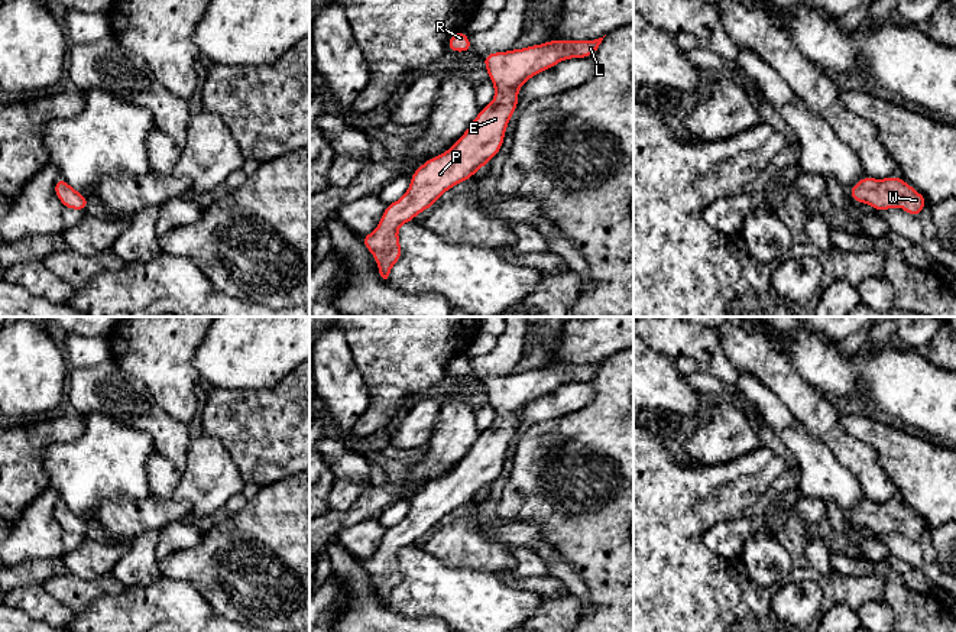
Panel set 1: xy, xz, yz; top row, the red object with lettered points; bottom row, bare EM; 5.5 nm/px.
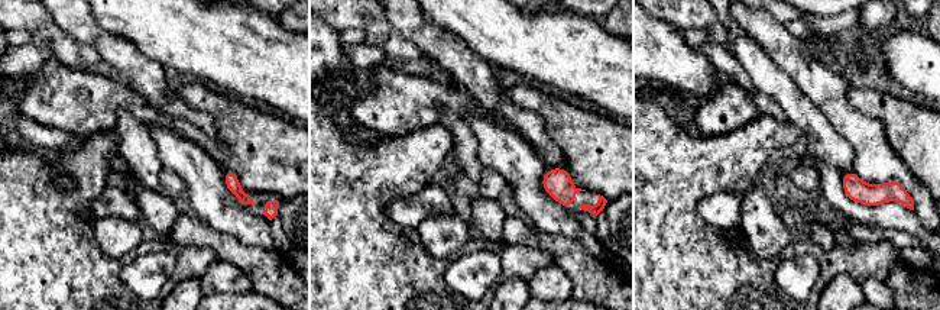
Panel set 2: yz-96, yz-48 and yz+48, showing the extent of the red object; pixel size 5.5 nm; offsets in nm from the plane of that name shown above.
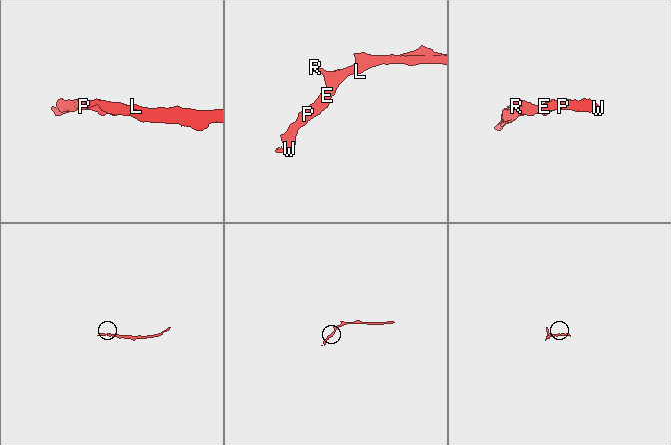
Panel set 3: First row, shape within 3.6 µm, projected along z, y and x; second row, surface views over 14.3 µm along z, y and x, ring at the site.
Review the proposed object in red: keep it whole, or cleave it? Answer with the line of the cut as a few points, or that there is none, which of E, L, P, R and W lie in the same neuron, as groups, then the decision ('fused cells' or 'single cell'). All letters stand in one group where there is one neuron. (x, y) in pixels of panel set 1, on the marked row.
cut none; groups E L P R W; single cell

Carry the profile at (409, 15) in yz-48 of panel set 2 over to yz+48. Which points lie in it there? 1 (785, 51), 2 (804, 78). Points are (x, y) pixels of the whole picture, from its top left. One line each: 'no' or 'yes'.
1: yes
2: yes

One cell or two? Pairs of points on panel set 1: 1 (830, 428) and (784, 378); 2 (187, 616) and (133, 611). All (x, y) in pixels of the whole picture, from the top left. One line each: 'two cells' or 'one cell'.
1: one cell
2: one cell

